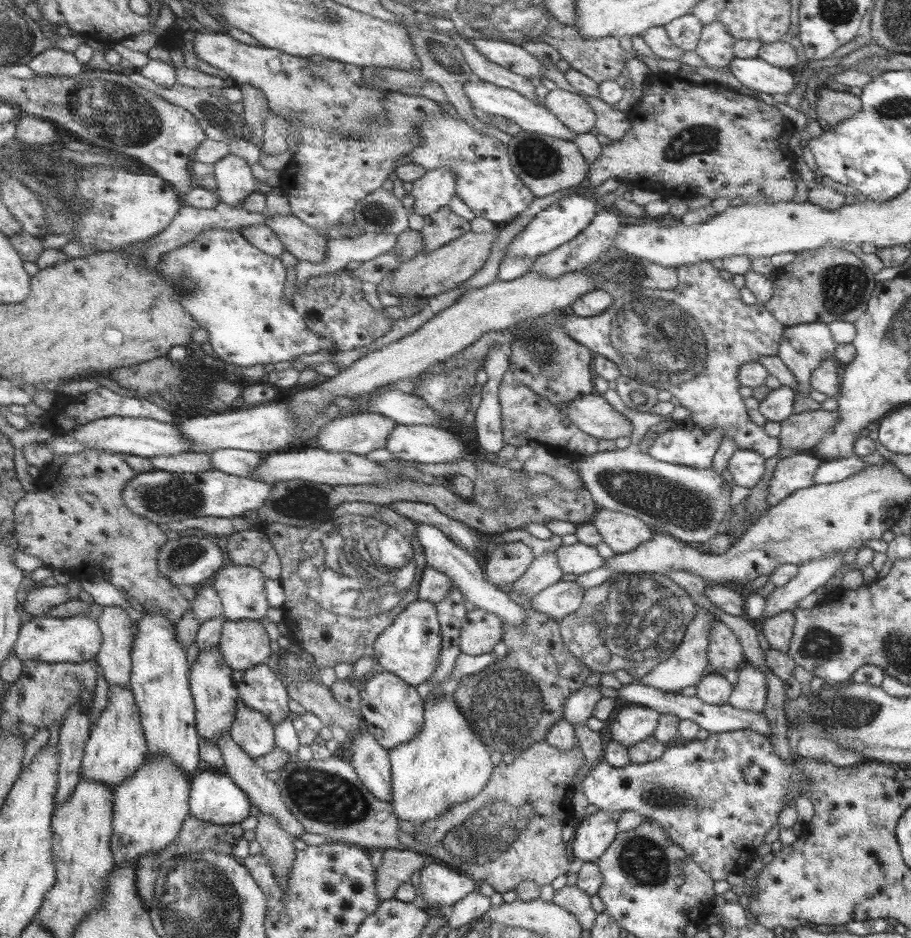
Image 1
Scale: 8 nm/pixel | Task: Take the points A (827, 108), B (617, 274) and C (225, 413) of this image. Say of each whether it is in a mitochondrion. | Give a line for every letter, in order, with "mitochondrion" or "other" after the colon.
A: other
B: mitochondrion
C: other

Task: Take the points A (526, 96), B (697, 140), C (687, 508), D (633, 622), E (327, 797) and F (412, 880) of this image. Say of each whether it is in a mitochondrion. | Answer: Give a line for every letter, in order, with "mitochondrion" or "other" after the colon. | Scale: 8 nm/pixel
A: other
B: mitochondrion
C: mitochondrion
D: mitochondrion
E: mitochondrion
F: other

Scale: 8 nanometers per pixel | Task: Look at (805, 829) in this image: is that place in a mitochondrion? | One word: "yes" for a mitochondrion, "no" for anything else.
no

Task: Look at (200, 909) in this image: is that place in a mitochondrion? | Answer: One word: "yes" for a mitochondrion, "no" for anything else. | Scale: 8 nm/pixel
yes

